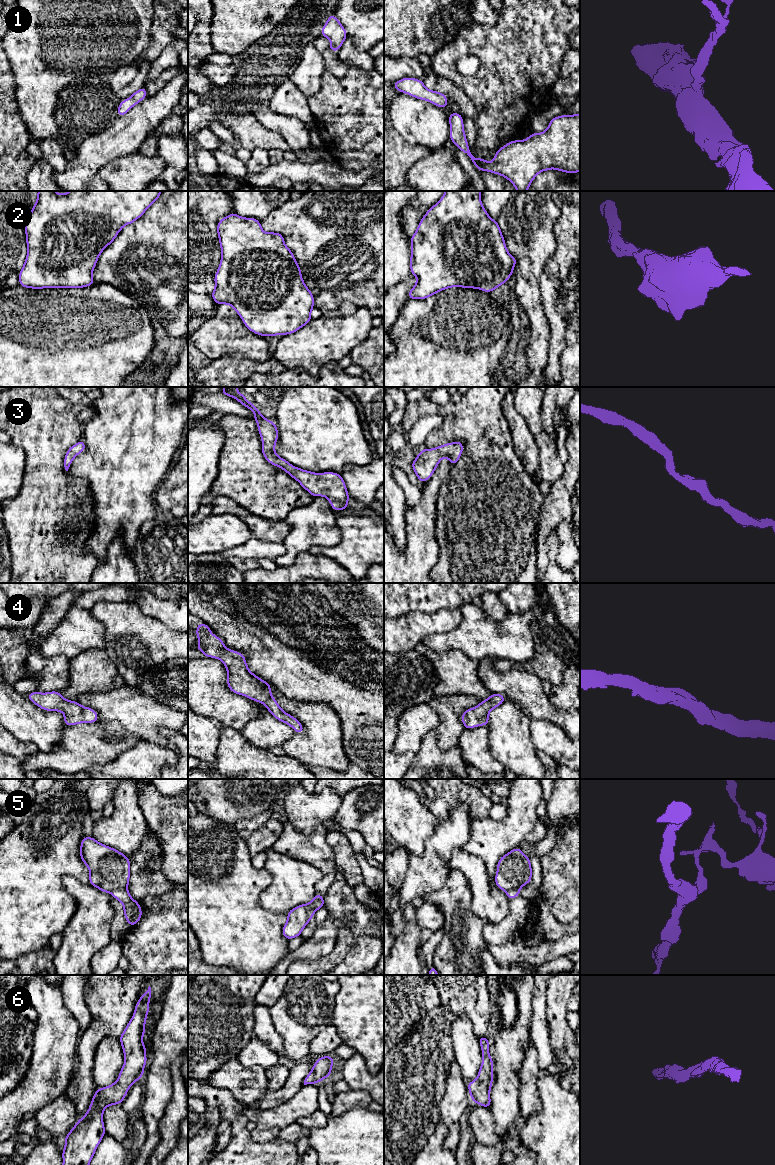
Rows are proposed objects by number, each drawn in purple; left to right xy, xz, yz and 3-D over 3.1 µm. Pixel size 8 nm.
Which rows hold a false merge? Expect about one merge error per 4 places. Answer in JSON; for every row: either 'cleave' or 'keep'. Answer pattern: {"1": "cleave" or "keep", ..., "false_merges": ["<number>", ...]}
{"1": "keep", "2": "keep", "3": "keep", "4": "keep", "5": "cleave", "6": "keep", "false_merges": ["5"]}

